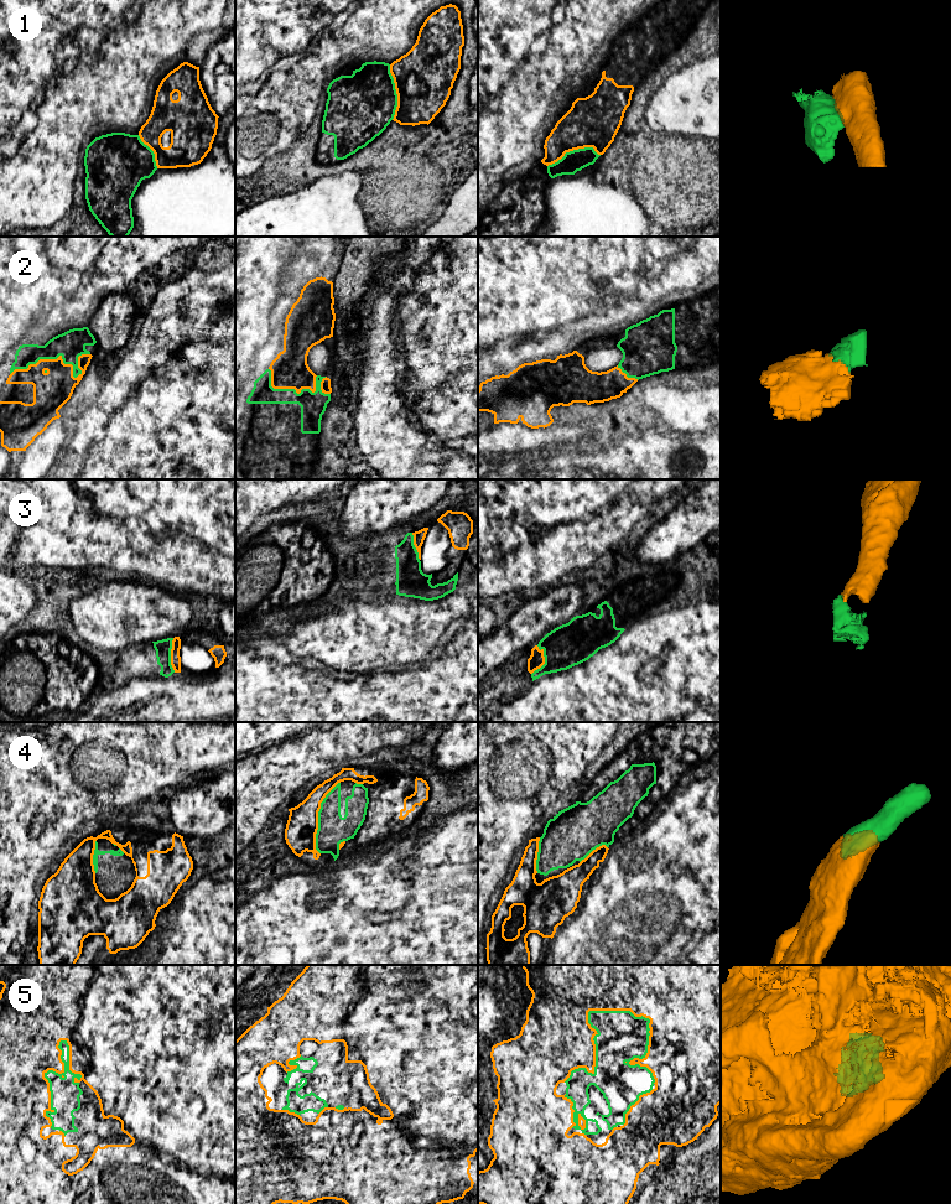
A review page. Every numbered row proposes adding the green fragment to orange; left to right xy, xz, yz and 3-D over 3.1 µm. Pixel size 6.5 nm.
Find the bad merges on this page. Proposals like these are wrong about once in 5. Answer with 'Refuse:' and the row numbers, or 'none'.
Refuse: none

